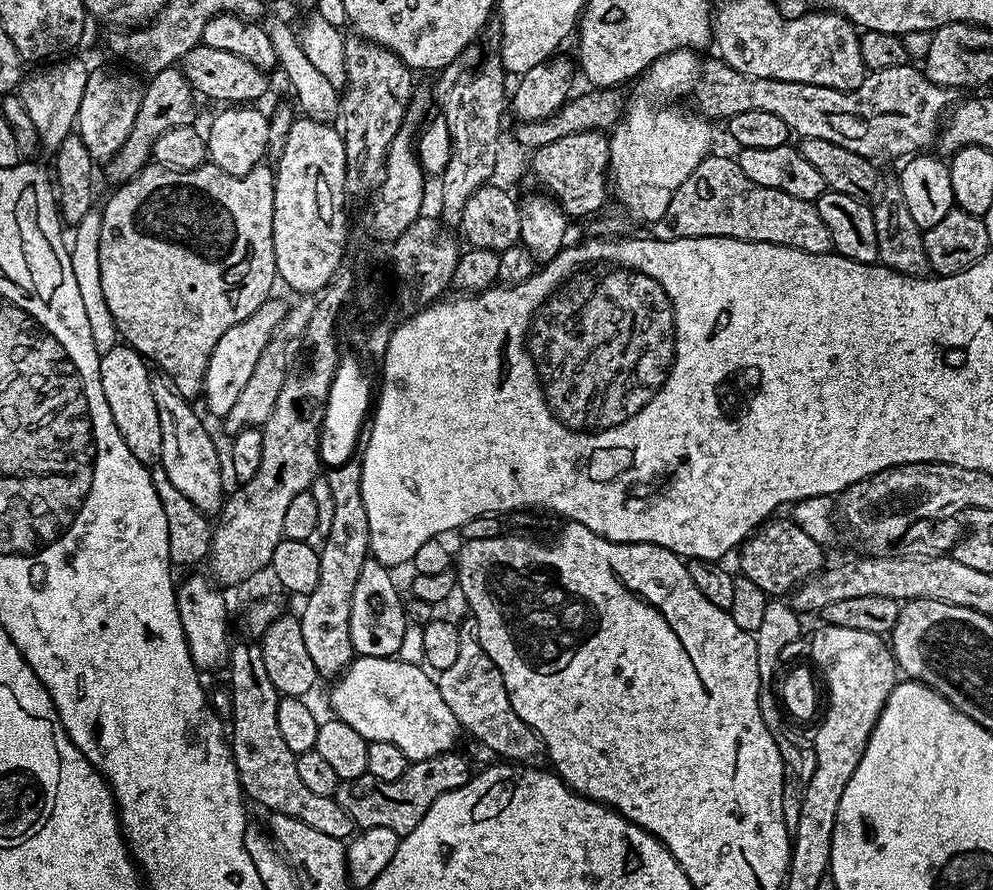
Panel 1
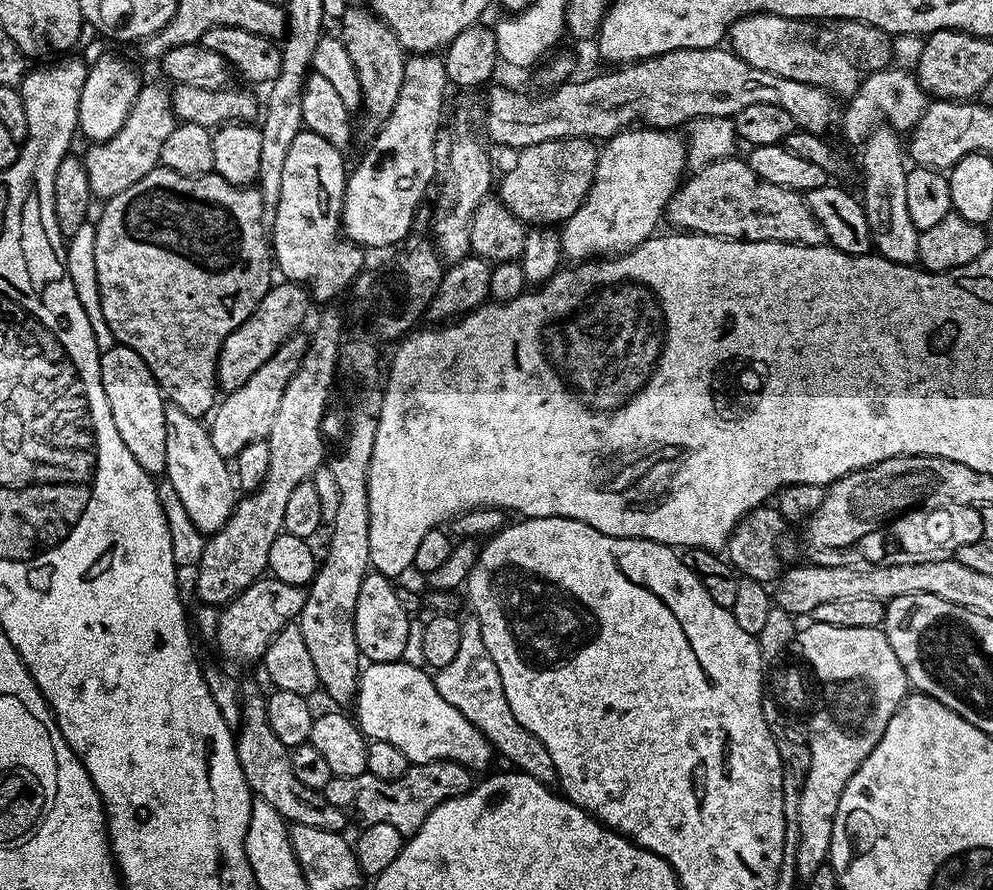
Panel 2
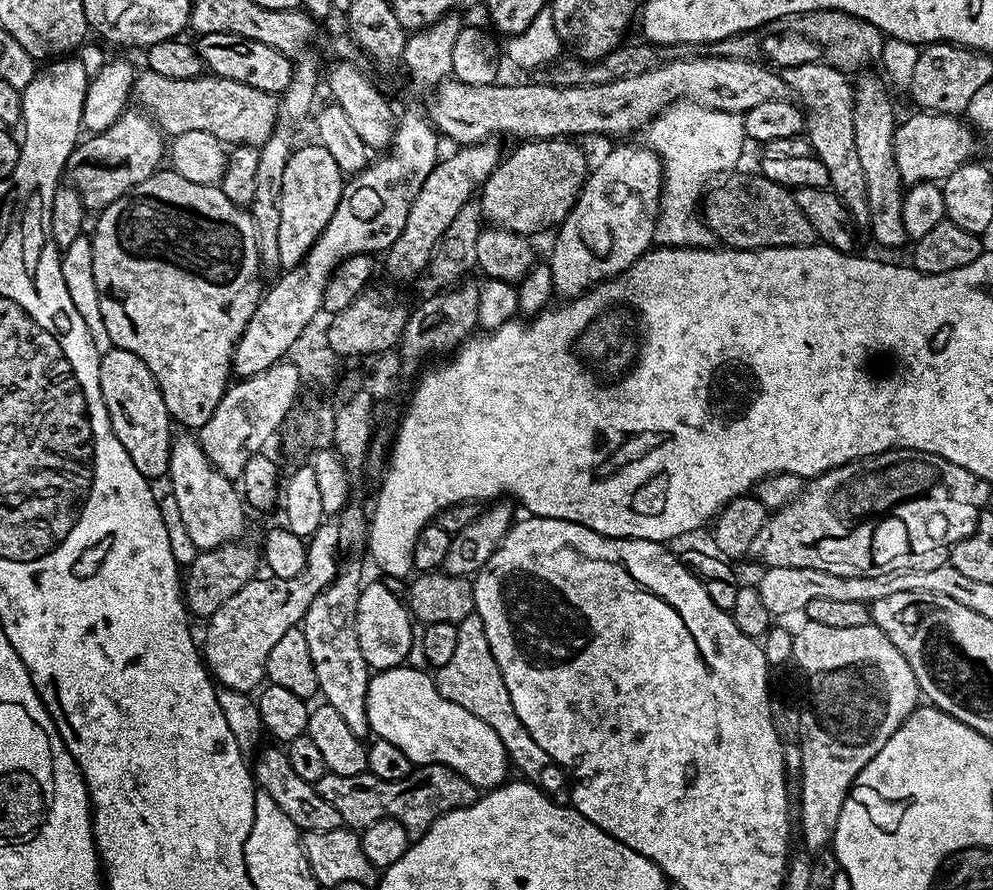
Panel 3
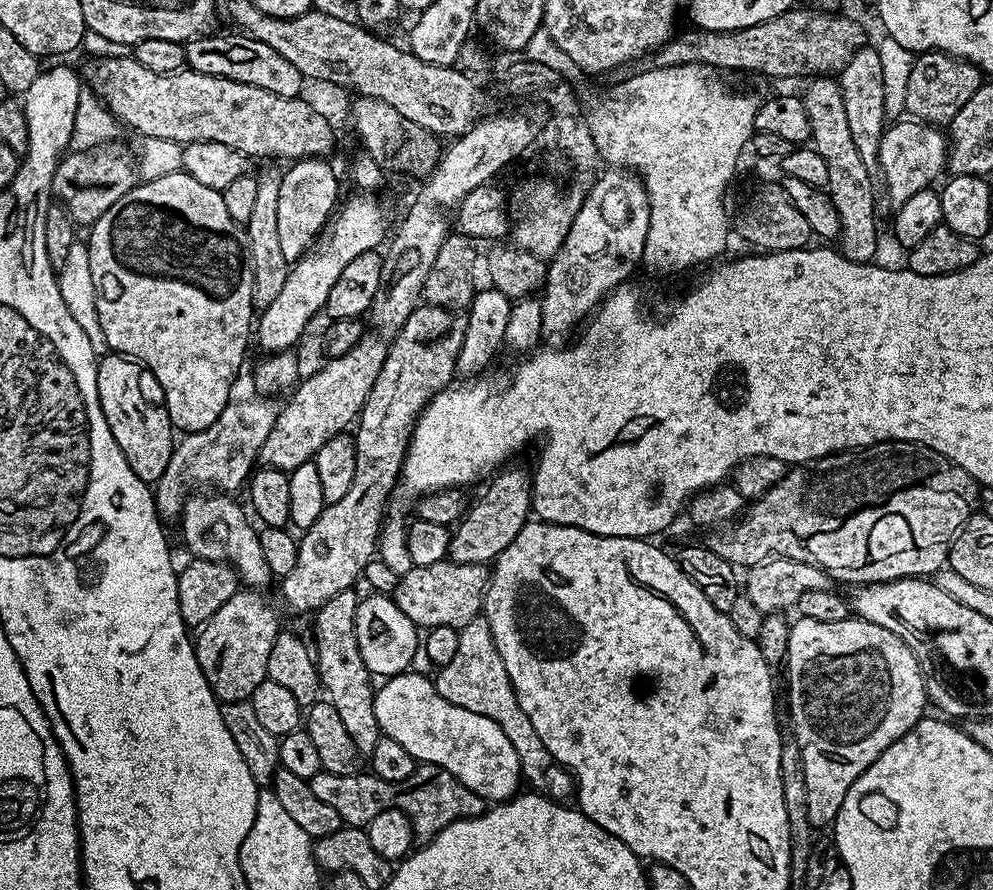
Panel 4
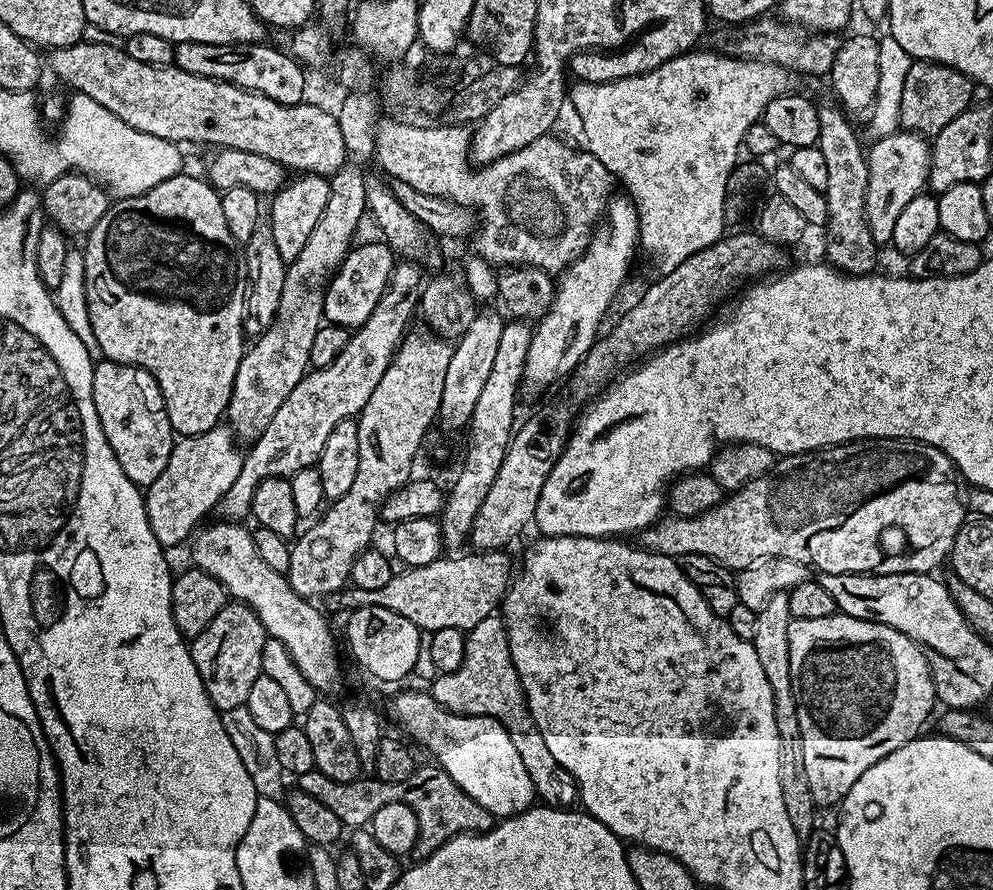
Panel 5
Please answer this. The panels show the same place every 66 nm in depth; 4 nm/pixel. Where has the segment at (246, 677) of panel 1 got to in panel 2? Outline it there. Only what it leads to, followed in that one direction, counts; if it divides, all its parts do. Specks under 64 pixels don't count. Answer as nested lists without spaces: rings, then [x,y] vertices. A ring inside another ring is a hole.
[[[263,695],[243,697],[236,753],[253,797],[270,802],[270,806],[274,806],[274,810],[278,810],[278,814],[289,825],[314,826],[318,830],[331,832],[344,832],[346,826],[349,827],[348,817],[342,814],[342,810],[338,810],[338,806],[330,803],[330,798],[326,798],[321,789],[305,786],[294,775],[294,769],[290,767],[289,748],[278,742],[274,730],[270,730],[270,718],[266,718],[266,699]]]

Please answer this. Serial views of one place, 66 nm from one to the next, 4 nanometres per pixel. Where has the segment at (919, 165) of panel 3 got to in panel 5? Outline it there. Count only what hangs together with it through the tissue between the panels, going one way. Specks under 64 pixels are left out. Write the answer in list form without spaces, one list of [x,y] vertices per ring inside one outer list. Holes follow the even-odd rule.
[[[898,130],[889,136],[882,136],[871,141],[867,149],[868,181],[866,182],[866,222],[870,226],[870,234],[878,246],[891,245],[894,226],[898,214],[910,202],[910,198],[921,195],[928,183],[928,171],[932,165],[932,149],[929,141],[916,132]]]

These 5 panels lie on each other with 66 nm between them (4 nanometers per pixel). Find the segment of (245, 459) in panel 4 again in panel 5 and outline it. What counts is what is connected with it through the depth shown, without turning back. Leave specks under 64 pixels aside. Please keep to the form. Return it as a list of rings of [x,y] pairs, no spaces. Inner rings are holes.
[[[217,426],[173,443],[166,470],[162,470],[162,474],[158,474],[144,492],[150,530],[154,530],[154,538],[158,538],[161,549],[176,548],[184,539],[185,543],[197,531],[198,525],[205,519],[203,516],[211,513],[226,490],[234,486],[244,461],[242,452],[236,447],[238,441],[228,426]]]

